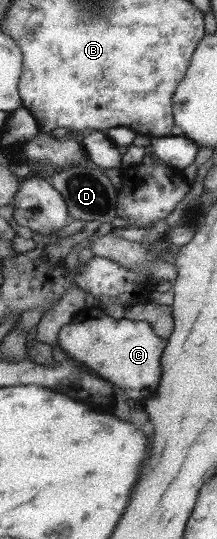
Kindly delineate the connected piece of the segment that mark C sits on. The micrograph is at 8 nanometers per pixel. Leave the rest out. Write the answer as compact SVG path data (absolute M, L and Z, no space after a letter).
M97 317L97 319L88 318L78 323L68 322L63 325L57 333L57 345L67 353L68 357L73 357L80 365L88 369L93 369L99 377L105 381L117 385L123 389L124 394L137 401L139 398L152 395L161 379L161 357L162 351L166 347L166 339L154 334L153 328L146 321L135 321L125 317L113 319L111 317Z

